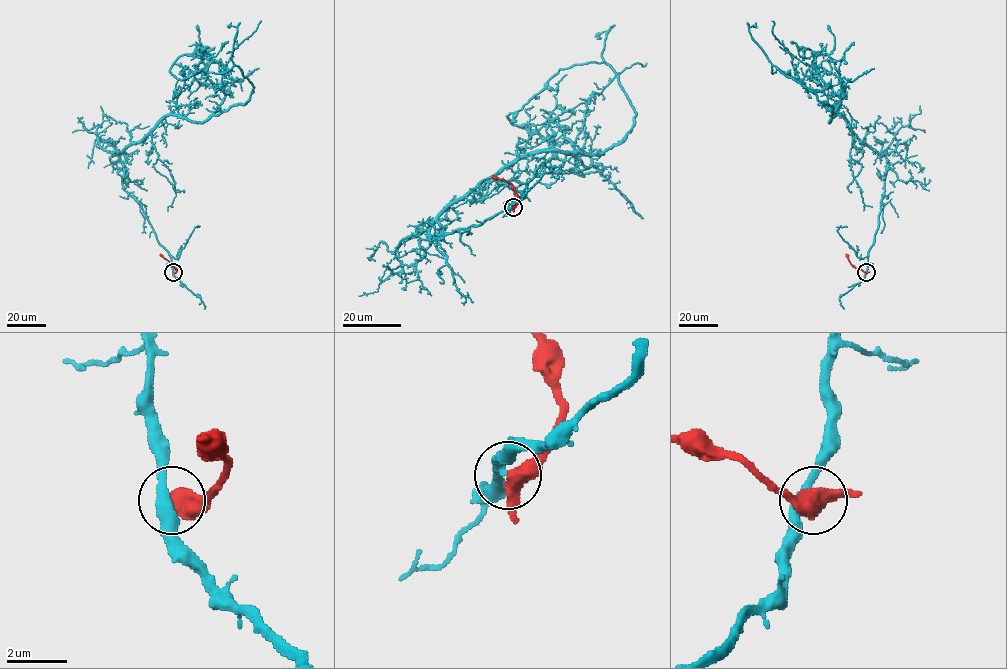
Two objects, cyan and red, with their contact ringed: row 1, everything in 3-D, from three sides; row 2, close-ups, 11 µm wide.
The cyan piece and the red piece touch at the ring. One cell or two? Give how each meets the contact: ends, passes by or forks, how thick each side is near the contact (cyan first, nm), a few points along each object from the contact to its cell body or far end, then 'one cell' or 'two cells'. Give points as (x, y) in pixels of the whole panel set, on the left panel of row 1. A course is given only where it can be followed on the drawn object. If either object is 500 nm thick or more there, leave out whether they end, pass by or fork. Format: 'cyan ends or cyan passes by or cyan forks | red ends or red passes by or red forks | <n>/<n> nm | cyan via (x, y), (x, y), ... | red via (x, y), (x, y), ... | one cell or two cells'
cyan passes by | red passes by | 360/480 nm | cyan via (173, 272), (118, 155), (168, 115), (217, 110), (212, 48), (174, 63), (199, 84) | red via (173, 272), (177, 270), (160, 254) | two cells

